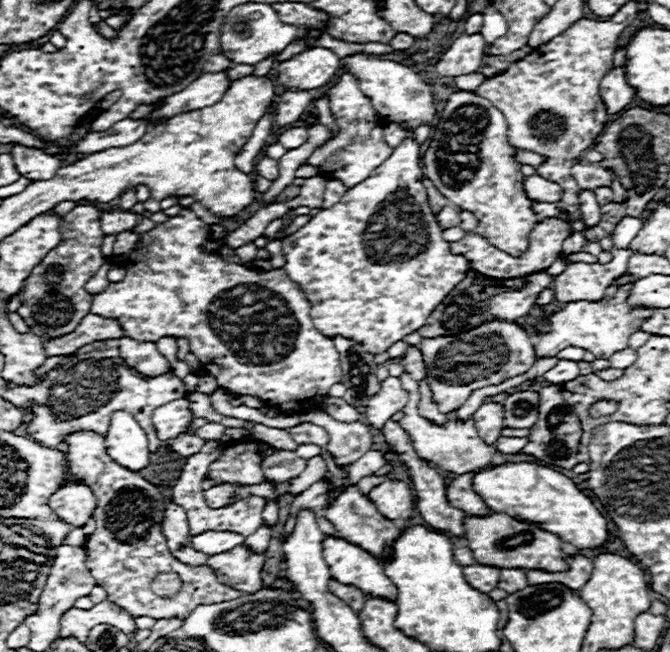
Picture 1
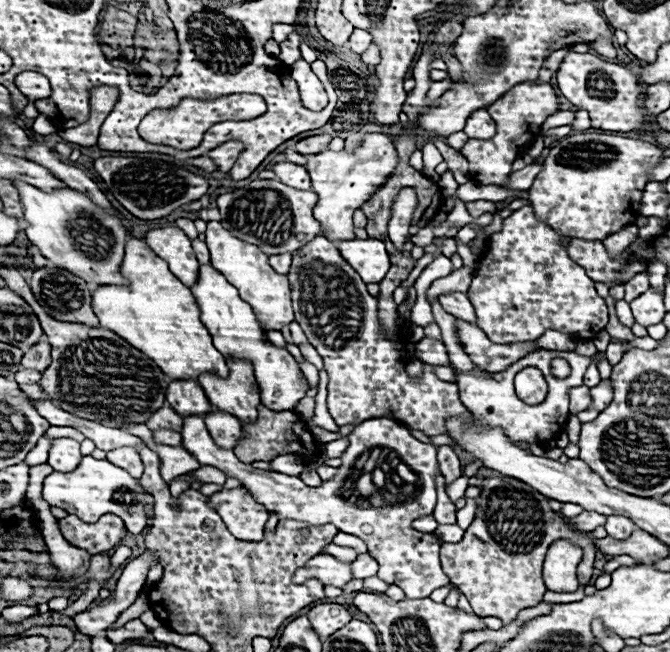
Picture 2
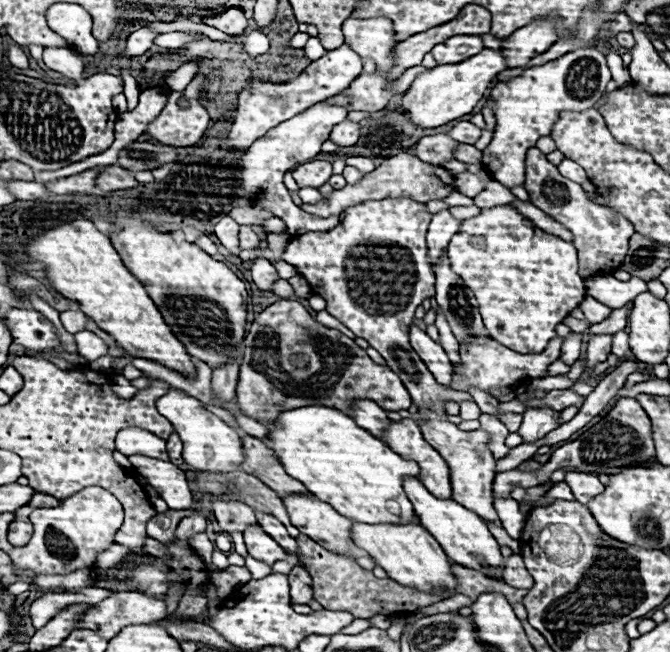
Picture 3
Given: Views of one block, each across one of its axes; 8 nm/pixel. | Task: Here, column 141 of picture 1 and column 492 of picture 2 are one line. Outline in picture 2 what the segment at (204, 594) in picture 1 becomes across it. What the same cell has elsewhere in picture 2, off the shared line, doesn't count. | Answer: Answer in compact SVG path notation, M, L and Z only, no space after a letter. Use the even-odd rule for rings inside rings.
M508 476L484 478L482 494L476 500L476 518L458 544L442 544L440 560L452 584L468 598L478 616L496 616L504 626L516 620L518 612L542 602L546 592L542 580L542 562L548 546L556 538L568 538L584 548L578 578L588 584L596 560L594 540L564 522L560 512L550 508L548 498L520 480ZM504 598L504 600L494 600Z

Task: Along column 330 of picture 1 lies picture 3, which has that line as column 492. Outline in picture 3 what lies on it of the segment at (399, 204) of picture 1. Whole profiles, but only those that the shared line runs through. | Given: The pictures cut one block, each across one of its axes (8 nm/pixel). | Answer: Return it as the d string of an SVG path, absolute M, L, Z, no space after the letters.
M492 206L482 208L478 216L462 220L460 230L452 236L448 246L448 258L452 272L456 272L468 288L472 288L488 334L520 352L538 354L548 346L552 338L556 338L556 326L570 316L574 308L584 300L586 286L584 280L578 276L578 256L576 248L570 242L564 242L558 236L546 234L544 230L536 228L528 218L524 218L514 206Z

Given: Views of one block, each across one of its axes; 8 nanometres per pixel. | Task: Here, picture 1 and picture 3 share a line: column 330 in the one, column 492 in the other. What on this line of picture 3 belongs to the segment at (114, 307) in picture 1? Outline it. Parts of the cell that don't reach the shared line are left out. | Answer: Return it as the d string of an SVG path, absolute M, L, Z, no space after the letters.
M478 338L476 342L472 342L468 346L460 346L460 358L462 358L464 376L454 374L450 386L452 386L452 390L468 390L468 386L488 390L492 386L514 386L524 378L542 378L546 374L548 366L560 358L562 342L564 342L564 338L554 338L548 344L548 350L544 350L540 354L518 354L518 352L498 344L492 338L488 338L488 340Z

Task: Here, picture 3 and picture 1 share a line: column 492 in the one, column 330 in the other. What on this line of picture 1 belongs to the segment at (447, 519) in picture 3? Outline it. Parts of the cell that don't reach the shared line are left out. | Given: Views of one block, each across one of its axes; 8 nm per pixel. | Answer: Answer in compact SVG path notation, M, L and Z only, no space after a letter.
M324 538L324 558L332 568L332 578L360 588L366 596L396 602L398 588L384 574L382 564L366 550L344 538Z

